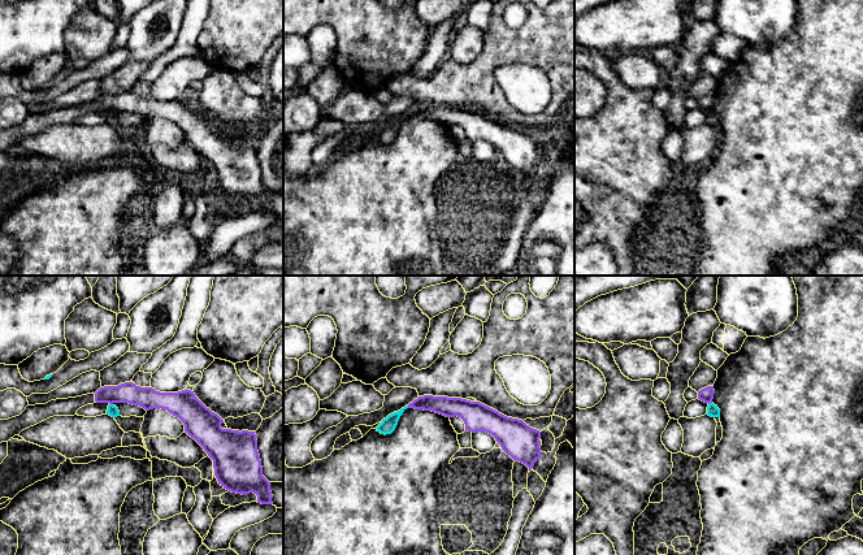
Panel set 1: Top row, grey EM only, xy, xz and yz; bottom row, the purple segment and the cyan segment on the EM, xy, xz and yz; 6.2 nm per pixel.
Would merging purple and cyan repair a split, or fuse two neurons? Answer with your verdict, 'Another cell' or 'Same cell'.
Another cell

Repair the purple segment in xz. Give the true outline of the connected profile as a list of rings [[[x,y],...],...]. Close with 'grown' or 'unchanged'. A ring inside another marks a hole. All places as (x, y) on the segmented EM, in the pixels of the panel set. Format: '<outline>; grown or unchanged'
[[[424,395],[409,403],[408,408],[432,411],[446,417],[460,417],[465,424],[465,430],[491,434],[507,455],[529,469],[541,458],[539,430],[530,428],[522,420],[507,417],[480,402]]]; unchanged

